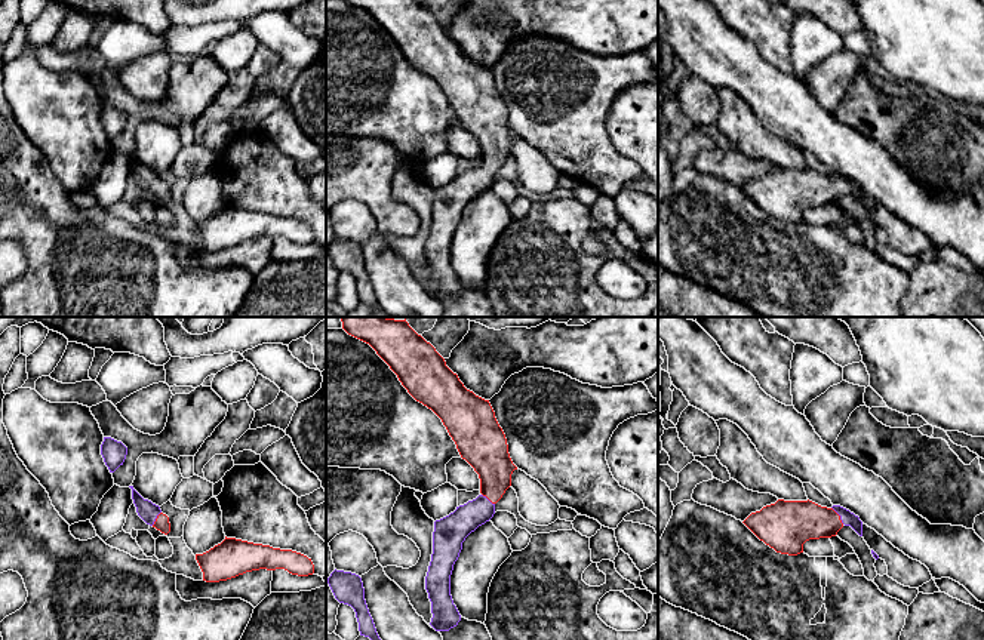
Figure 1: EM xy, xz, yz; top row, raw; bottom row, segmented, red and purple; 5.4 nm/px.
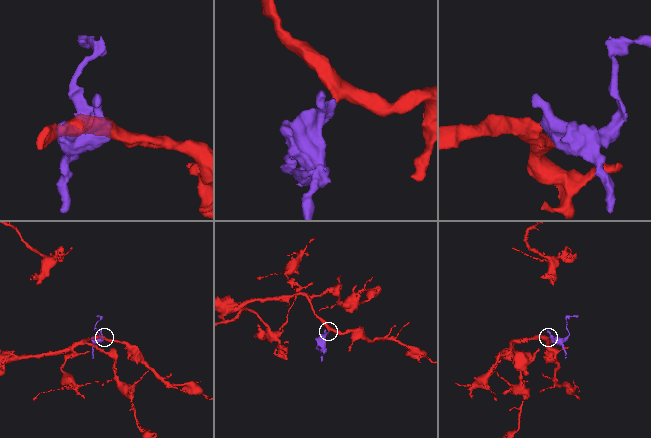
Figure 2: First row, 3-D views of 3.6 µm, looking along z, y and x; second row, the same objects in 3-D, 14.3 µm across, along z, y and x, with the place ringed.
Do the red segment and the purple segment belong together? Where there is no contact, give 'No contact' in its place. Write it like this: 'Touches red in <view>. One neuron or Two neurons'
Touches red in yz. One neuron

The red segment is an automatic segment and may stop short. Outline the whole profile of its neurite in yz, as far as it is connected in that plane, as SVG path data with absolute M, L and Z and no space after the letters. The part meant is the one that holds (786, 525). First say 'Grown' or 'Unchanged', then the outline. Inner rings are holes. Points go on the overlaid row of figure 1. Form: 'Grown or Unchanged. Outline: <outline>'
Grown. Outline: M784 501L751 513L742 521L760 541L777 553L797 556L809 539L831 538L843 526L862 536L862 521L849 510L821 507L812 501Z

